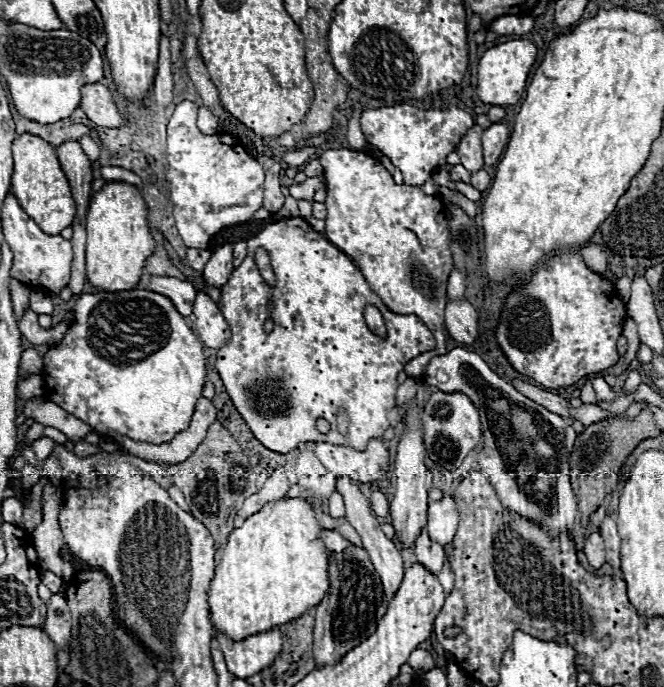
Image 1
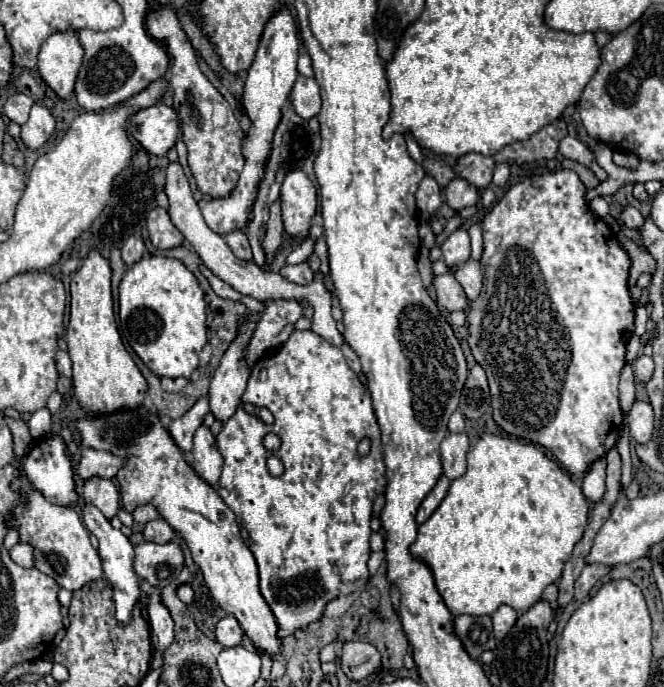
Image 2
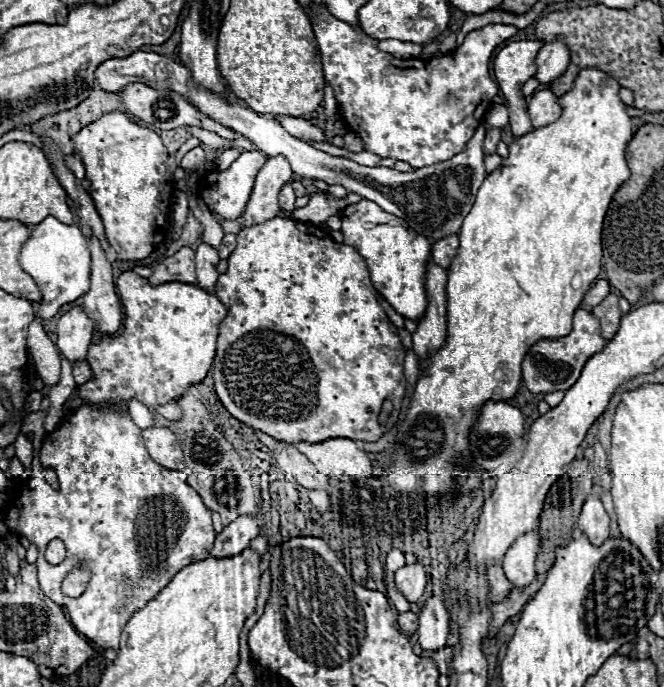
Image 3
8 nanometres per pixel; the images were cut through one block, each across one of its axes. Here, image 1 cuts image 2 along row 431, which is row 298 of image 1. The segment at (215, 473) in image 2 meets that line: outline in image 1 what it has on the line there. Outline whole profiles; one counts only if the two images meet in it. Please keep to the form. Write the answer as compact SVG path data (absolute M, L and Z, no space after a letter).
M200 292L194 302L194 330L198 338L214 350L220 350L224 344L230 342L230 328L220 312L220 308L210 300L208 294Z

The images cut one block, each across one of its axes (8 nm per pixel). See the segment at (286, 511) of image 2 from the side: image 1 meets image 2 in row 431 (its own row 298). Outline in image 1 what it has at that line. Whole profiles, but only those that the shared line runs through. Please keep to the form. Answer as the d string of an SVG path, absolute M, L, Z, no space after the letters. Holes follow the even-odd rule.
M284 218L276 224L268 224L248 240L246 260L238 268L234 268L228 284L222 288L220 310L230 324L232 340L218 350L216 370L236 410L242 414L254 436L266 448L280 454L288 454L298 448L298 444L306 442L346 444L362 450L366 448L370 438L382 438L384 430L390 426L388 412L396 408L394 398L398 388L398 372L402 372L412 358L436 346L432 332L422 324L418 316L400 316L390 312L370 290L356 264L332 242L328 242L324 234L312 230L312 226L304 218ZM258 248L264 248L270 256L270 264L276 274L274 288L270 288L260 276L254 260ZM368 304L378 306L378 310L382 312L388 326L386 340L368 330L364 322L364 308ZM268 318L274 322L274 330L270 334L262 330ZM340 406L348 410L350 424L346 436L342 436L336 428L336 414ZM318 418L330 422L328 434L320 434L316 430Z

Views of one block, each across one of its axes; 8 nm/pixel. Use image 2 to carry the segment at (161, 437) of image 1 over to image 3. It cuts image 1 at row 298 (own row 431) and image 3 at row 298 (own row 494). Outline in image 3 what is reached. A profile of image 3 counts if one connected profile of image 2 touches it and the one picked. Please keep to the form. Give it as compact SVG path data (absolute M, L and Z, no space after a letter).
M124 272L118 278L116 286L118 294L122 294L122 306L124 306L122 334L102 336L100 342L90 344L88 360L94 378L78 386L78 394L86 402L98 406L110 406L120 402L126 404L128 400L134 398L146 404L150 410L154 410L154 406L174 402L188 390L188 386L204 380L206 372L214 362L218 324L226 318L226 306L218 300L218 296L214 296L214 292L208 292L196 284L164 282L160 286L150 286L142 276L134 272Z

